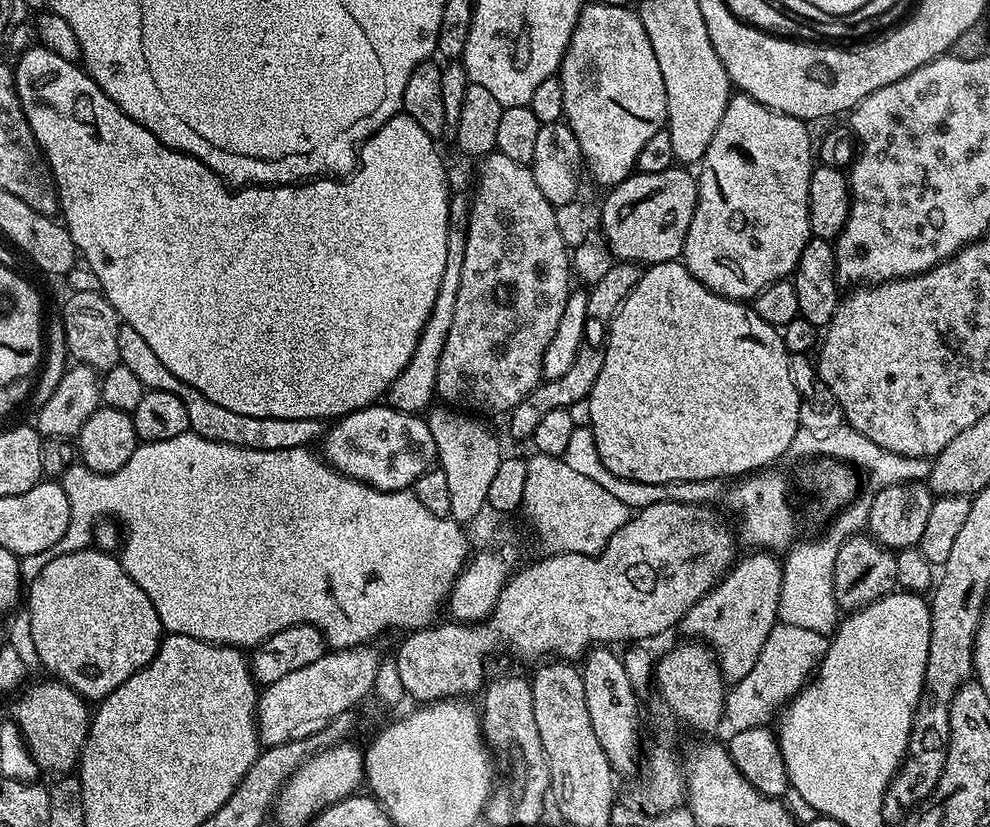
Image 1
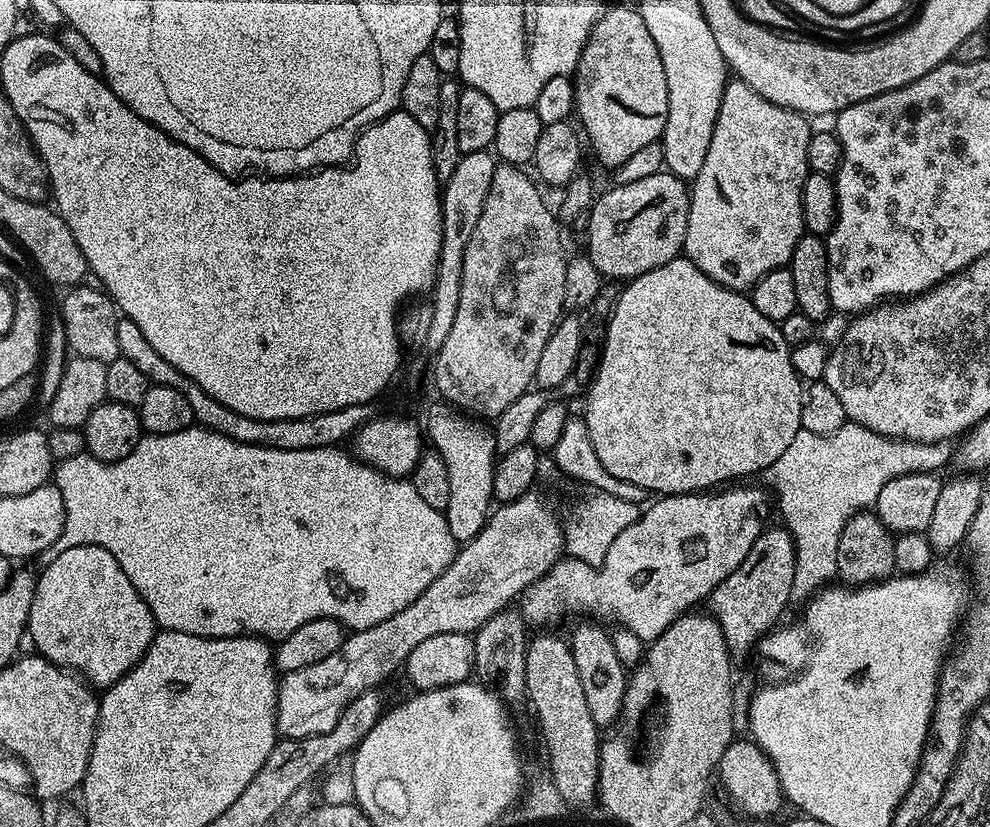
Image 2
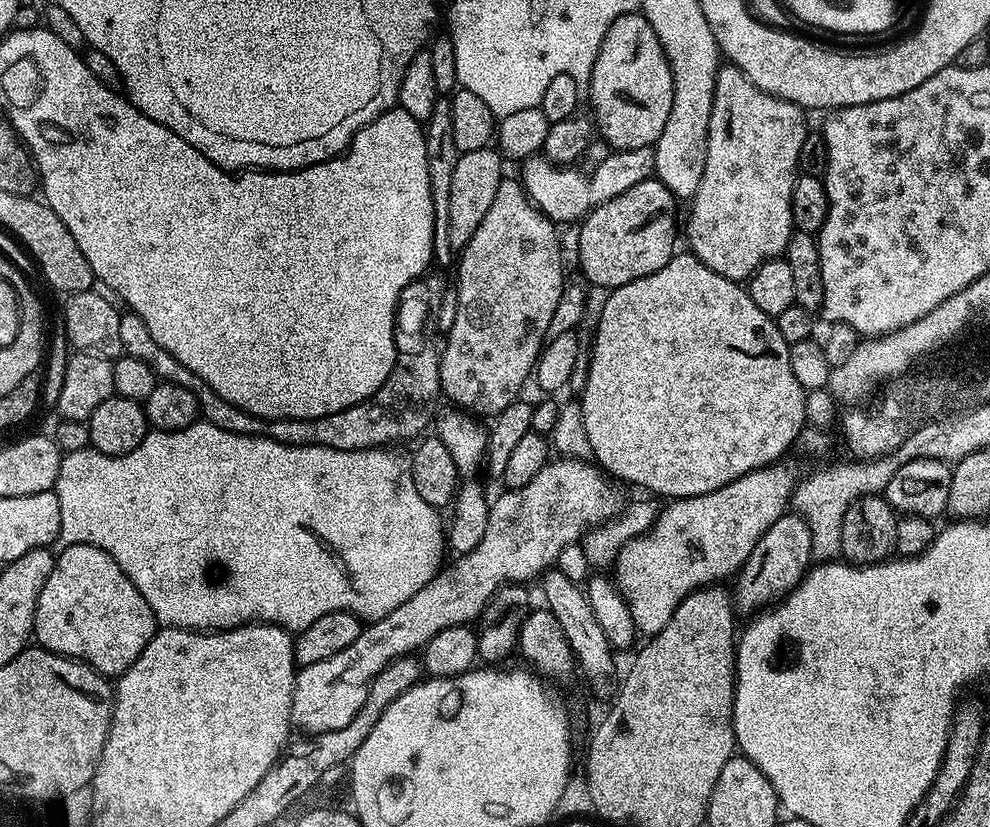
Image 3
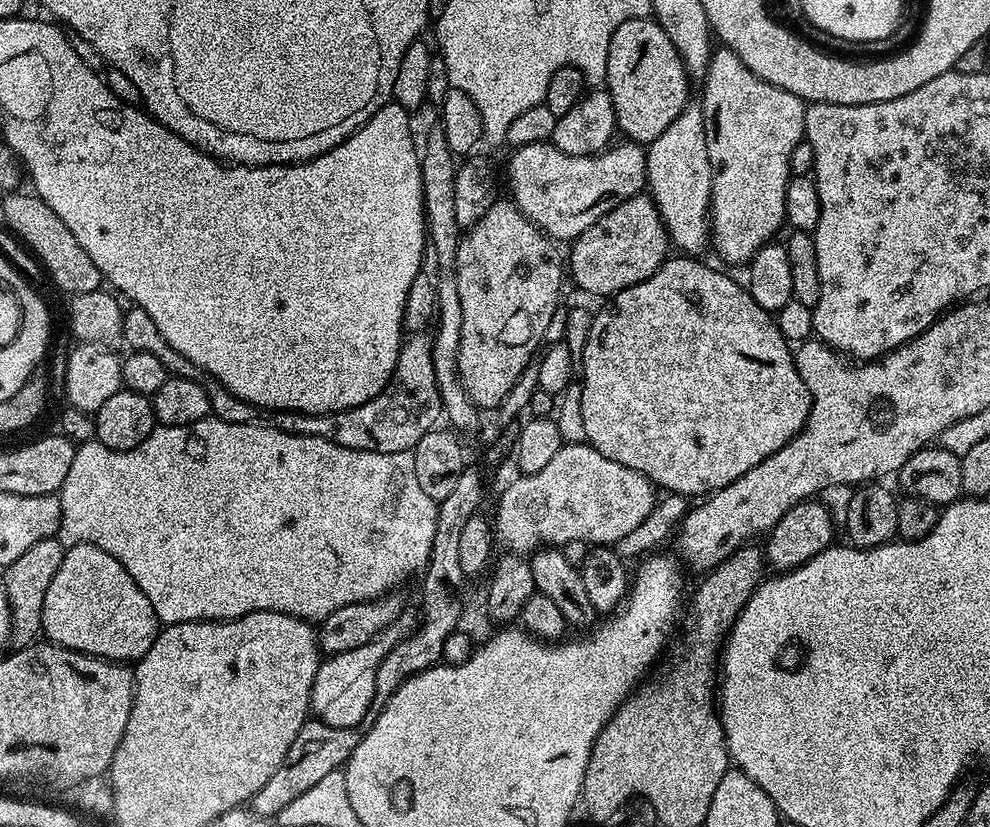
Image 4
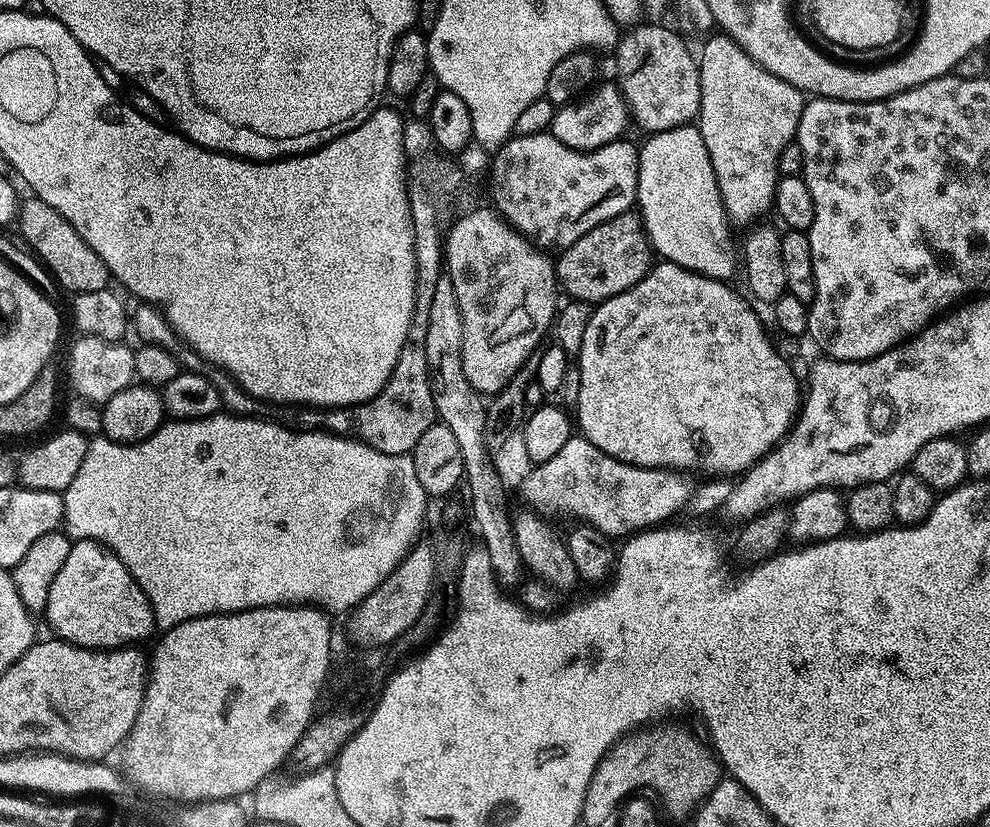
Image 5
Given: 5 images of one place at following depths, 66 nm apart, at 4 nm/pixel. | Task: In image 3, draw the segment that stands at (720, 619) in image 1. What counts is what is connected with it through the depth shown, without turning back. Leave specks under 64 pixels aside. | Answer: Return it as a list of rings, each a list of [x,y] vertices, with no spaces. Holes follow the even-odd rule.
[[[786,514],[778,518],[778,522],[774,522],[774,526],[770,526],[762,538],[758,538],[758,546],[754,546],[750,558],[746,558],[743,568],[735,577],[735,607],[741,613],[756,614],[765,606],[779,601],[797,588],[813,560],[811,526],[797,514]]]

